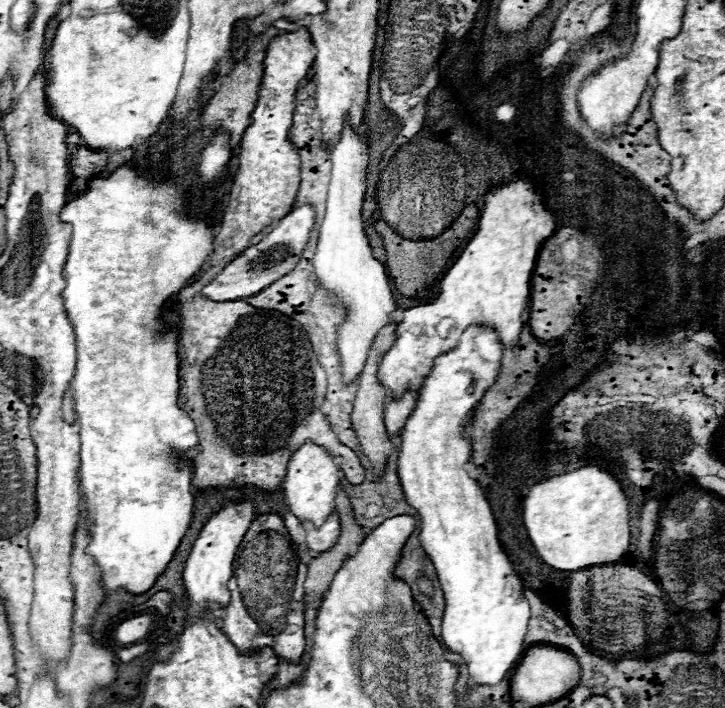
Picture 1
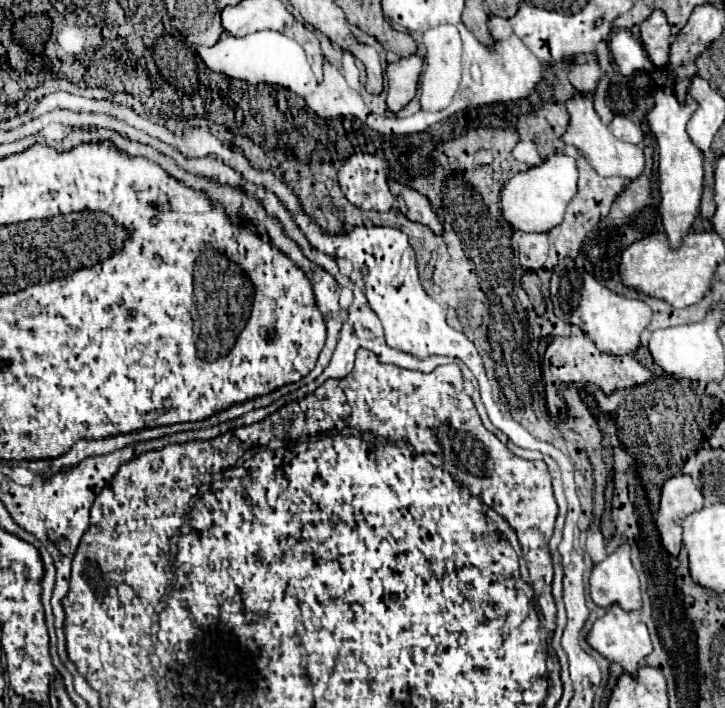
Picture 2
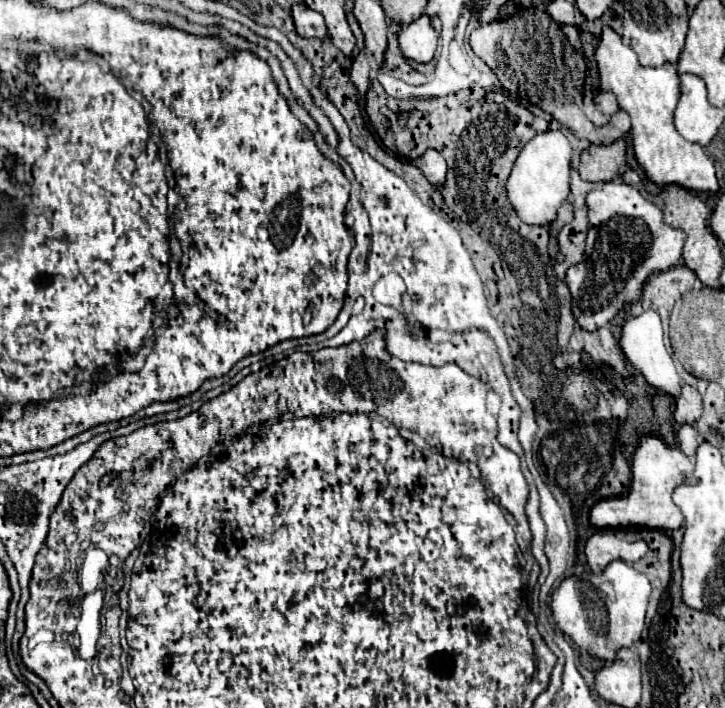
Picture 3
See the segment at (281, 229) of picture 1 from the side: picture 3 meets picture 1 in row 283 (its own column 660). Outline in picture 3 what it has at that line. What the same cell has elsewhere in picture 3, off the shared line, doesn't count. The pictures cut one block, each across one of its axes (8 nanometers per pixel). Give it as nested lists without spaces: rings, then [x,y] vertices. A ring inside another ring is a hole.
[[[606,182],[596,186],[592,192],[586,196],[586,206],[588,206],[588,238],[586,238],[586,252],[582,262],[576,266],[570,266],[566,272],[566,284],[572,294],[572,314],[576,324],[586,330],[594,332],[608,324],[626,304],[640,302],[644,296],[644,286],[650,282],[654,274],[672,270],[676,266],[682,266],[682,248],[686,234],[682,230],[670,228],[664,222],[662,210],[642,198],[642,194],[628,186],[628,184],[618,184],[618,182]]]

